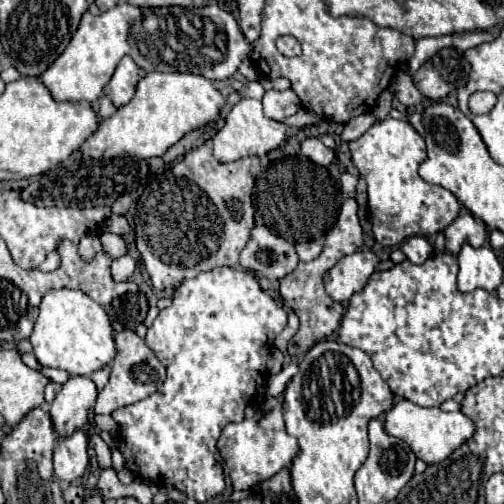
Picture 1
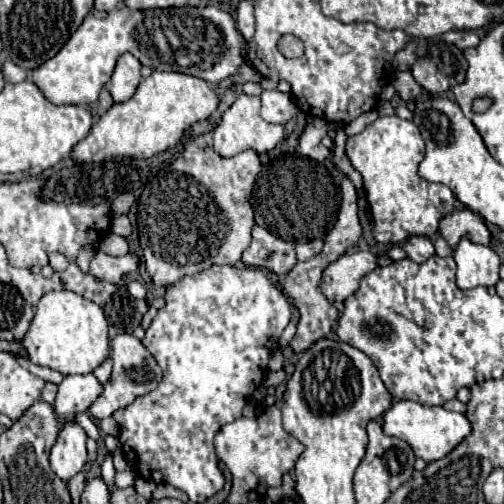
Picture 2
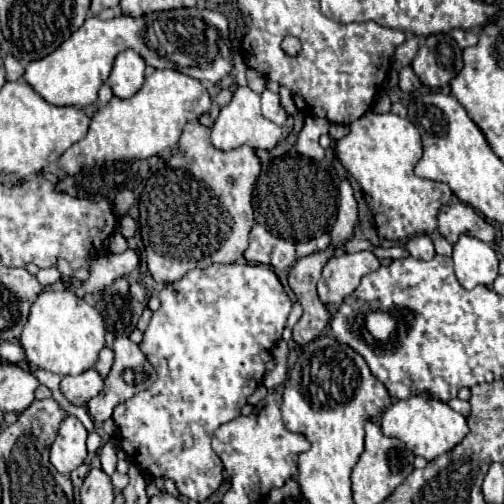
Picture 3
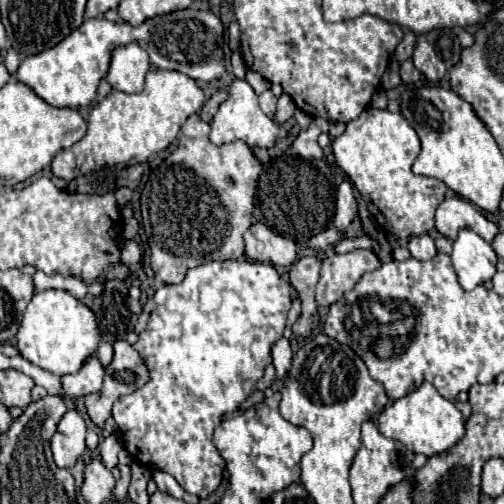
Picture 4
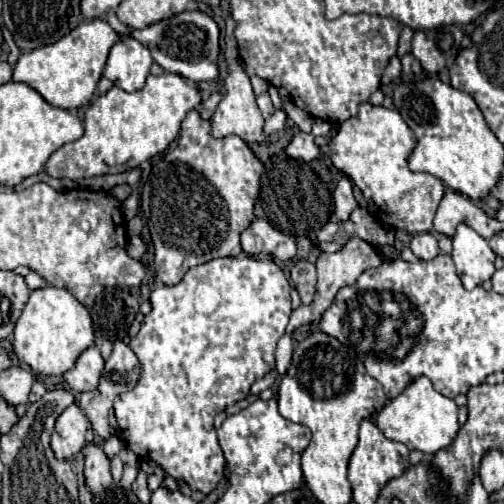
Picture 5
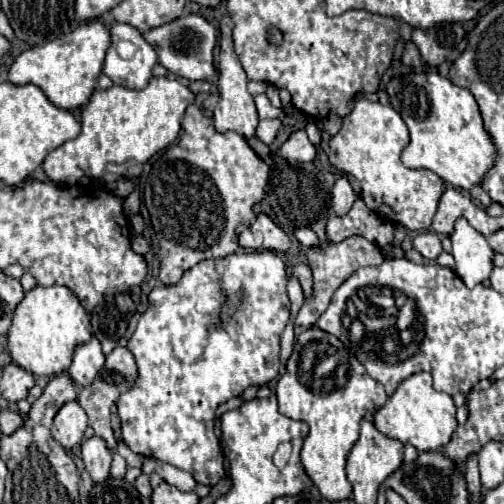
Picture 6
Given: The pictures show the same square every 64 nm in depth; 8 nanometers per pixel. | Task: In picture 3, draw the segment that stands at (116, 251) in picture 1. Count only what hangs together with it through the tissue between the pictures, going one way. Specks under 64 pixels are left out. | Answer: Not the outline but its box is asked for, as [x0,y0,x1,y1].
[106,232,128,254]

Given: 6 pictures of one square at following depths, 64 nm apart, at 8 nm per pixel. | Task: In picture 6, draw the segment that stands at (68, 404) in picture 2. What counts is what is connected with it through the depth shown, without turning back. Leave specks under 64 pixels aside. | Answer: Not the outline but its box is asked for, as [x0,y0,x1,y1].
[68,336,104,386]

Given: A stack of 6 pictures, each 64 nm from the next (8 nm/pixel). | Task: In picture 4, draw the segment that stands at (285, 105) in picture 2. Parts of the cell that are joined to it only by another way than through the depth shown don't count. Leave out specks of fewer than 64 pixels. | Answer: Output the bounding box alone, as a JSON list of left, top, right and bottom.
[258,90,276,118]

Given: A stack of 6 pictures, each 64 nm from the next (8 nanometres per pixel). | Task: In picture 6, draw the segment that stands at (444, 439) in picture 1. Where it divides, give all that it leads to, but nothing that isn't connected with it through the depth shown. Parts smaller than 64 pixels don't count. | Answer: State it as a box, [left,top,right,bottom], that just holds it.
[374,372,456,452]

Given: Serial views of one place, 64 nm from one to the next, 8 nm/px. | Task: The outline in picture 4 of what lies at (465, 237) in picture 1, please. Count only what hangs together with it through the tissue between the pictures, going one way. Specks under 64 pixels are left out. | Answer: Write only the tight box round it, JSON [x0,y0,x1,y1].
[436,194,500,242]

